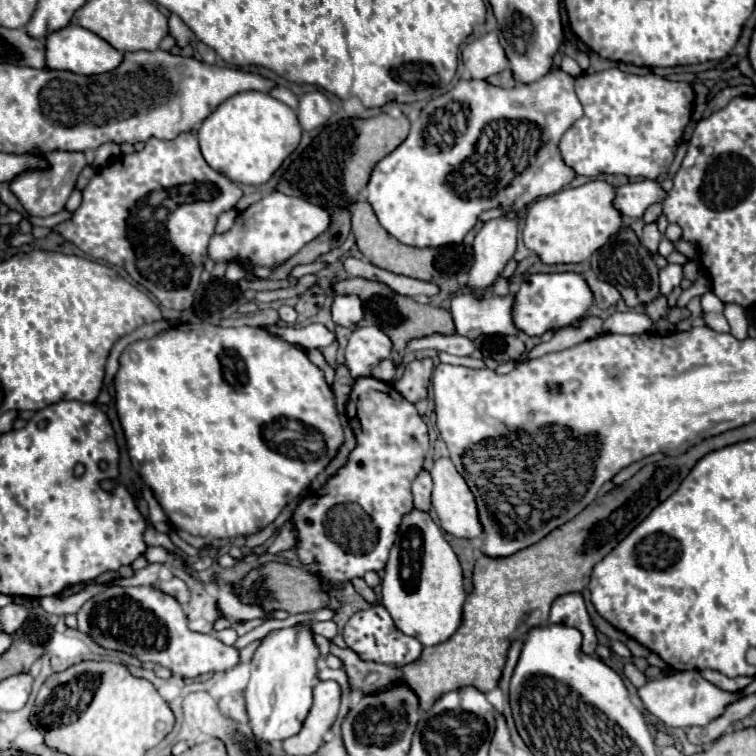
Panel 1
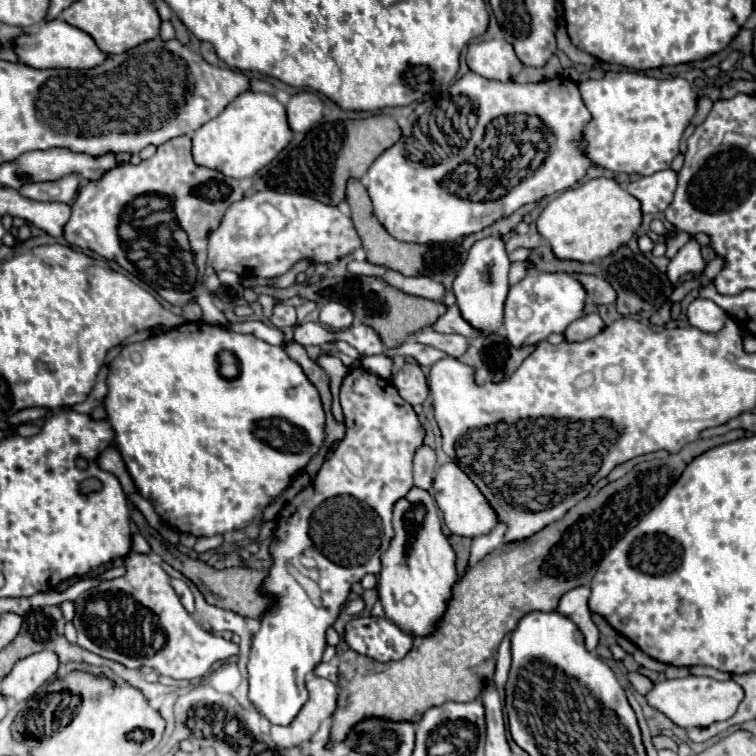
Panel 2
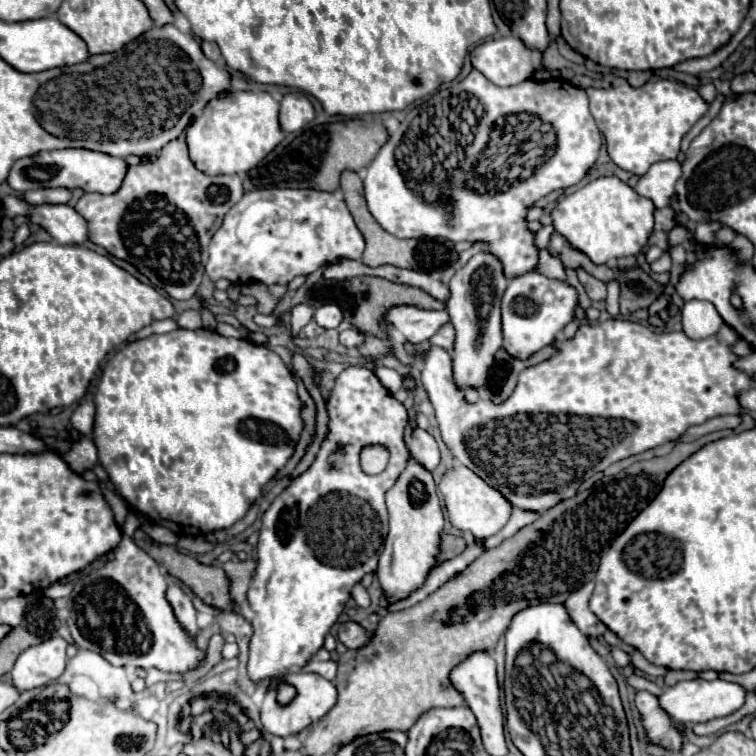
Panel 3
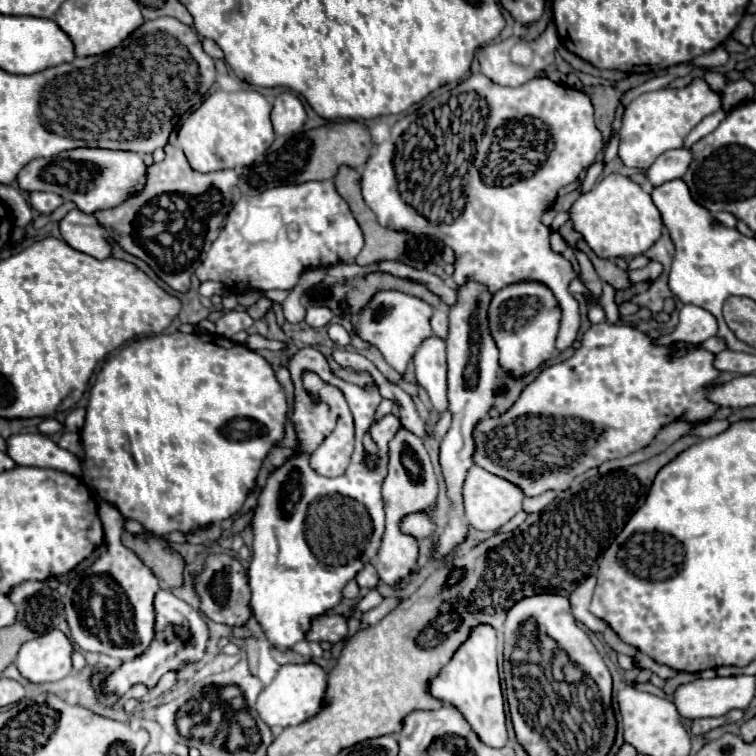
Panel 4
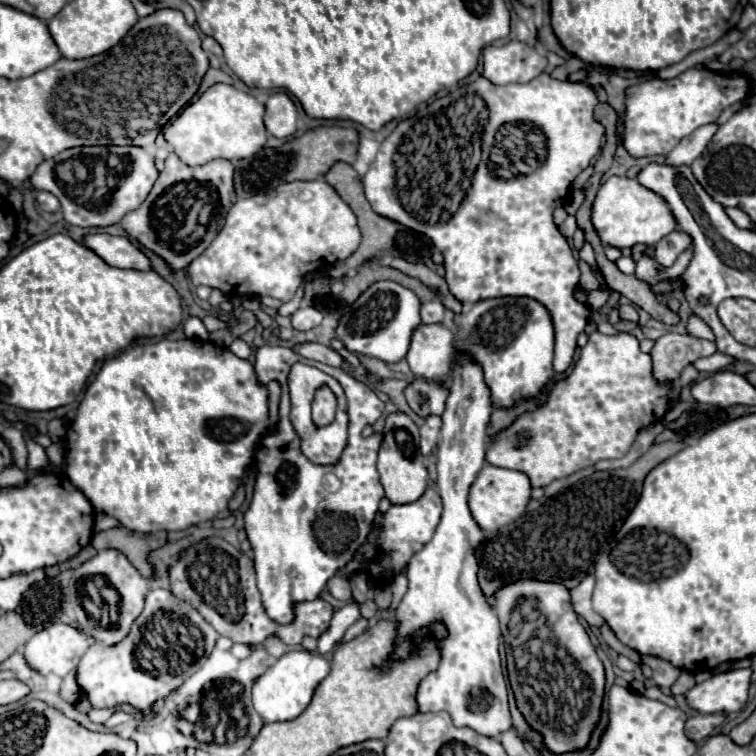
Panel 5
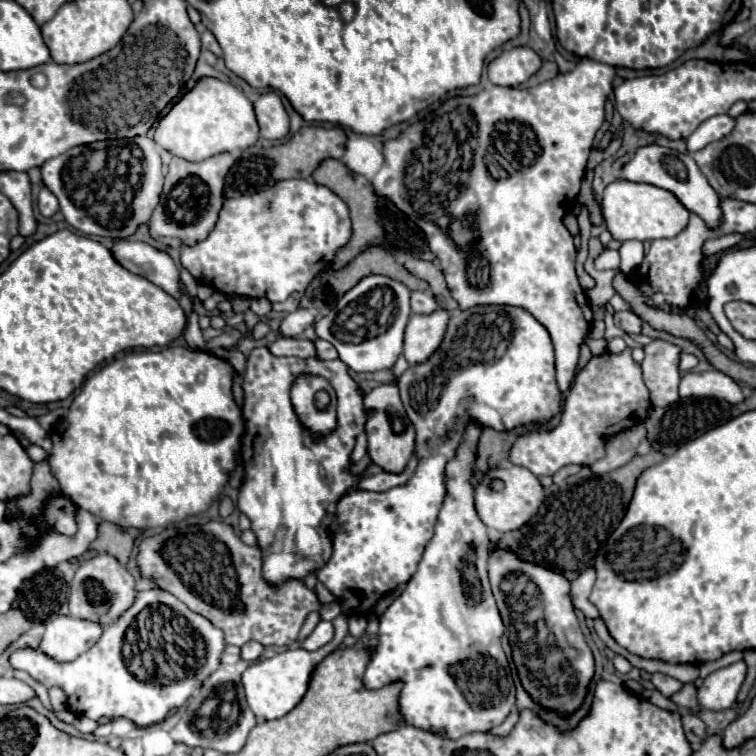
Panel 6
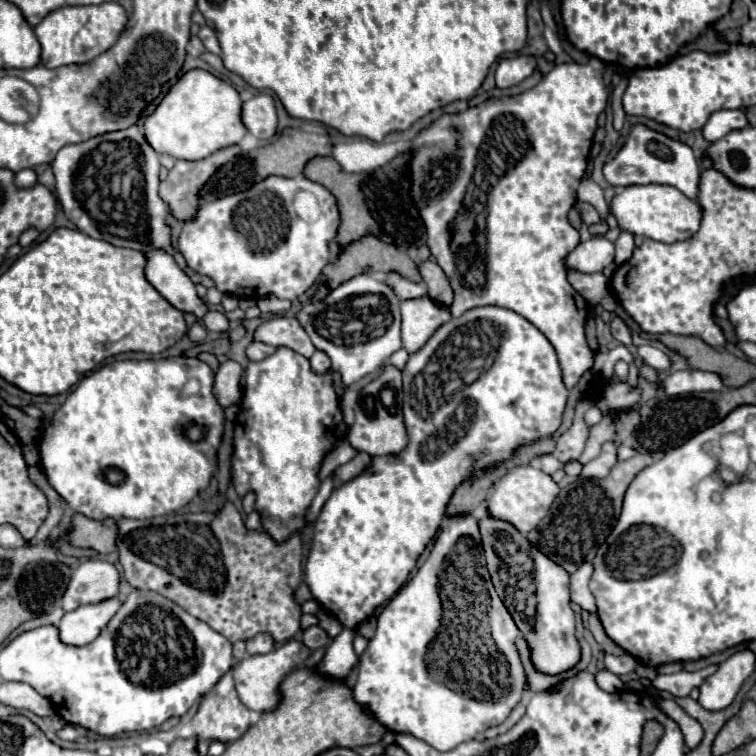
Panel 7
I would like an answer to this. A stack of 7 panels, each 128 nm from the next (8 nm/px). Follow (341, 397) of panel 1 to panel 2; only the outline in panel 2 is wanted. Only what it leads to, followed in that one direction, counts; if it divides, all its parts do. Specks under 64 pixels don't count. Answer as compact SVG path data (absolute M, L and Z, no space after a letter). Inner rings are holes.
M320 354L316 358L316 364L328 374L330 378L330 392L332 392L332 416L336 422L342 422L342 410L340 410L340 404L338 404L338 390L340 390L340 384L342 384L342 378L346 376L348 368L340 362L340 358L336 356L330 356L330 354Z

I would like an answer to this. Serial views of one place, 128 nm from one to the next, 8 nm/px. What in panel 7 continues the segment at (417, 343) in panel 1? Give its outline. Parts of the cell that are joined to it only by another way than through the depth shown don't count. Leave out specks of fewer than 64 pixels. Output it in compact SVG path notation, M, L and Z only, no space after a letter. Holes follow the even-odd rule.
M386 272L386 274L384 274L384 282L386 282L386 284L396 292L396 296L400 296L402 300L426 296L426 286L416 284L416 282L410 282L408 278L400 276L398 272Z

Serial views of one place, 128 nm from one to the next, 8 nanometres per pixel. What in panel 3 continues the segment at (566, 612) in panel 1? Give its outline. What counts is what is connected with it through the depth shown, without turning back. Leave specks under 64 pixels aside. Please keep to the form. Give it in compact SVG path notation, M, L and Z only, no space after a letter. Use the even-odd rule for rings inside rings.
M594 582L584 584L580 590L572 592L572 596L568 596L568 600L564 602L564 606L566 606L572 622L574 622L586 636L598 638L598 636L604 634L606 626L604 626L604 624L590 612L590 608L588 608L588 600L590 600L590 596L592 596L592 590L594 590Z

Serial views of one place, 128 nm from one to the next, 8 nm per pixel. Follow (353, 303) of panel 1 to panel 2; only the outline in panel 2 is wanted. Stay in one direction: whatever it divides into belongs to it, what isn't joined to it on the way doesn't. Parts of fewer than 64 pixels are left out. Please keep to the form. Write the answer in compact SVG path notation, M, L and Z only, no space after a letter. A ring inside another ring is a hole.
M328 302L320 308L320 324L332 330L344 330L352 324L352 320L354 320L354 314L340 302Z

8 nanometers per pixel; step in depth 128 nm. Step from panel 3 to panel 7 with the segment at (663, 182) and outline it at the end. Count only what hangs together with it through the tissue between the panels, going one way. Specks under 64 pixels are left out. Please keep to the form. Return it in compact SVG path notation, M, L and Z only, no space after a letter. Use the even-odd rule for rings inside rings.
M718 110L710 116L710 120L704 126L704 138L714 142L726 136L732 130L748 126L746 114L742 110Z

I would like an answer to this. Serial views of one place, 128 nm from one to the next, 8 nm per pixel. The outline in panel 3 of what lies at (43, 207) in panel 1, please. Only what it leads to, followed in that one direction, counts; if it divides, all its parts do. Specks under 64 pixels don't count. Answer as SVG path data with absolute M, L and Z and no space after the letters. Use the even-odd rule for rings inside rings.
M39 188L25 193L25 200L33 205L67 204L72 192L66 188Z

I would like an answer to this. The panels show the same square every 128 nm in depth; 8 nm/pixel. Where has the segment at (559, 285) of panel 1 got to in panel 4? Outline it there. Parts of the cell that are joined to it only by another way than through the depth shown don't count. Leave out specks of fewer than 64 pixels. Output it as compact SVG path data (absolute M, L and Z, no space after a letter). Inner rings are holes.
M518 282L498 290L488 308L488 328L500 352L500 368L524 378L554 356L560 308L552 292L538 282Z

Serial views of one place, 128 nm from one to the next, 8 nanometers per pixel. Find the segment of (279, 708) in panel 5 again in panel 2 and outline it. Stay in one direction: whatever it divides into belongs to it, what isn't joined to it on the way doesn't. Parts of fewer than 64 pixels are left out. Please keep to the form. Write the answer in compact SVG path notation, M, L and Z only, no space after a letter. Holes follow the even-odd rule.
M310 676L306 688L310 698L298 712L296 720L292 720L292 724L288 726L274 724L270 728L270 736L280 748L308 742L308 738L320 728L322 720L332 716L332 712L336 710L336 686L330 680Z

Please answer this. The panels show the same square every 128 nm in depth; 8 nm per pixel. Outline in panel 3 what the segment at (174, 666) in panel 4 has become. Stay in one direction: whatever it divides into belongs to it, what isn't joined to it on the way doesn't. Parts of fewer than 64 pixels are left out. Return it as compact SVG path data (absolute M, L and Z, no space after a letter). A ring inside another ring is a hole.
M172 584L166 592L166 600L172 604L174 616L178 620L178 624L184 628L184 632L188 632L188 636L192 636L192 640L196 640L200 628L196 624L196 610L192 606L190 596L176 584Z

